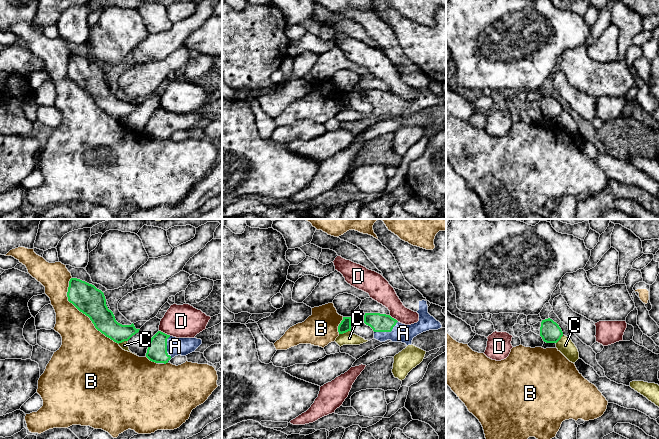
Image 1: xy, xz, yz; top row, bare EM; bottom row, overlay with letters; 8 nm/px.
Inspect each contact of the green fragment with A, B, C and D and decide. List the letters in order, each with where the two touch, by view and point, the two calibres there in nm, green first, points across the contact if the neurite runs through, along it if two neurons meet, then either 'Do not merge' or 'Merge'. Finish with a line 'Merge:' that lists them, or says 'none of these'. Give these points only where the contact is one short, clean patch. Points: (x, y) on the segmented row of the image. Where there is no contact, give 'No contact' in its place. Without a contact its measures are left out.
A: Touches green at xy (166, 349). Thickness 160 nm (green) against 140 nm. Path across: xy (157, 350), (166, 349), (175, 346). Merge
B: Touches green at xy (83, 313). Thickness 240 nm (green) against 340 nm. Do not merge
C: Touches green at xz (344, 332). Thickness 90 nm (green) against 110 nm. Boundary: xz (350, 330), (339, 334). Do not merge
D: Touches green at xy (164, 333). Thickness 160 nm (green) against 280 nm. Do not merge
Merge: A

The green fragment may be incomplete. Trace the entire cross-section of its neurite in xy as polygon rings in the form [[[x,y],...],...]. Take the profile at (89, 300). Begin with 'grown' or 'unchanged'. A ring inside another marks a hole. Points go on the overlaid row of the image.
unchanged; [[[71,278],[67,292],[68,301],[90,318],[95,328],[116,343],[128,341],[139,332],[134,324],[118,323],[106,305],[104,293],[94,285]]]

